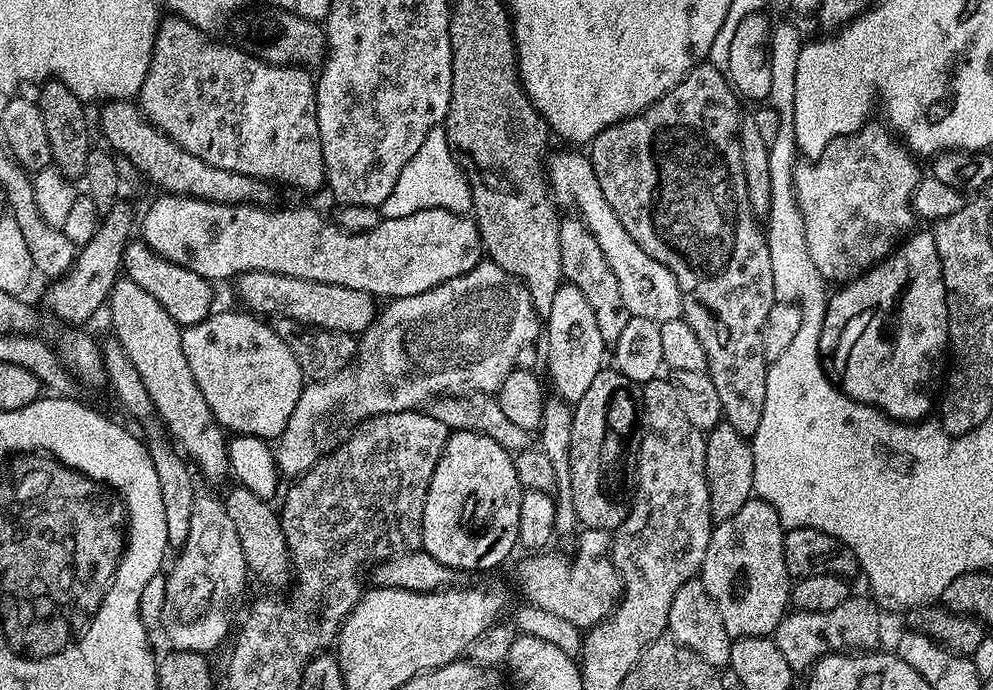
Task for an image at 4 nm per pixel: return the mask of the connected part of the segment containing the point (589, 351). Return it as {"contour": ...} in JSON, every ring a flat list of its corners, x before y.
{"contour":[[564,282,561,283,558,294,554,294,554,306,550,306,550,314,546,318,546,336,548,332,548,376,552,379,555,395,562,399,575,402,590,390,590,382,605,367,604,351,606,345,602,334,598,330,598,321,594,319,594,310,590,310,590,302,578,290,578,286]]}

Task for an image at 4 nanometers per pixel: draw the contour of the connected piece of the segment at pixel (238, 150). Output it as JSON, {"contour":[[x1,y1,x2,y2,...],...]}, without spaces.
{"contour":[[175,14,169,17,169,20,159,21,150,70,140,87,138,107,146,119,182,146,182,150,194,154,194,158,202,158,202,162,210,162,210,166,256,176,277,185,289,184,304,192,323,189,326,181,313,73,308,73,311,71,304,66,268,64,254,58,251,51,243,52,211,40,205,29,195,28,189,20,181,20]]}

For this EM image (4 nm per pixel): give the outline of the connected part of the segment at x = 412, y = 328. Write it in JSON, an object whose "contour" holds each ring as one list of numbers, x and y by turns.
{"contour":[[482,262,478,266,474,266,474,270,470,270,466,274,462,274,458,278,450,278,446,282,442,282,438,286,434,286,430,290,426,290,422,294,414,294,413,296,398,296,391,301,392,304,388,309,381,311,375,323,371,324,358,340,358,358,353,359,347,368,335,376,328,377,325,380,318,380,309,383,301,392,298,398,298,406,294,406,294,414,290,414,290,422,286,422,286,430,278,437,274,444,274,455,276,457,276,467,281,477,299,478,305,472,309,472,314,465,323,460,328,453,335,448,339,448,345,440,348,439,350,433,357,426,370,420,374,416,385,416,391,412,410,412,419,409,421,406,427,405,429,402,439,397,463,396,470,397,474,392,486,392,489,394,499,393,502,382,512,369,517,367,520,351,527,344,532,344,536,340,536,335,541,335,542,320,537,316,534,310,534,302,530,298,528,288,525,284,521,284,515,276,509,274,506,270,502,270,502,266,491,262]]}

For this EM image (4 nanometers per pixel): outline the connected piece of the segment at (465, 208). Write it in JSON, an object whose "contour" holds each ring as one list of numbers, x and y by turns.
{"contour":[[435,128,426,136,426,141,403,168,394,190,391,191,387,204,383,205,382,212,386,218,406,217,417,213,418,210,444,208,451,212,466,214,471,211,472,191,464,171,457,163,455,156,445,136,445,129]]}

